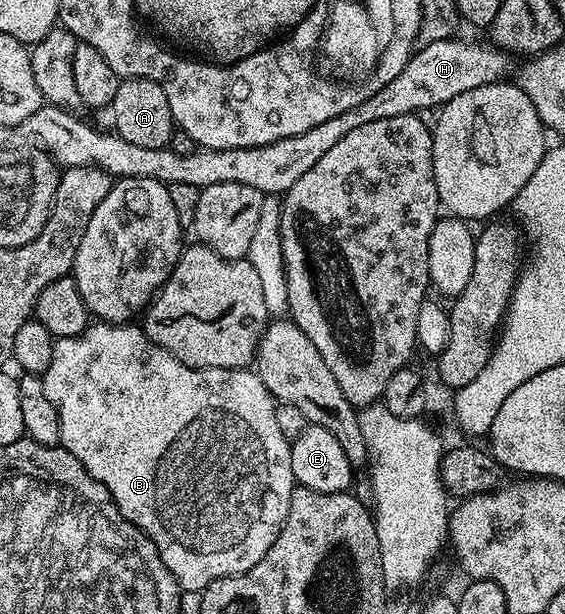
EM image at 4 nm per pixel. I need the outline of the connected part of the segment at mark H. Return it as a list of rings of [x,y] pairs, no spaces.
[[[452,39],[449,41],[434,41],[428,45],[416,48],[412,53],[409,63],[405,63],[405,71],[397,75],[395,79],[377,91],[377,95],[370,95],[365,99],[365,103],[357,103],[357,107],[349,107],[349,111],[341,111],[334,119],[329,119],[326,123],[319,123],[309,131],[301,135],[293,135],[289,139],[277,139],[277,143],[269,143],[265,147],[249,147],[248,149],[201,149],[196,148],[193,155],[177,155],[177,151],[172,149],[150,149],[149,147],[137,147],[137,143],[129,143],[121,139],[119,134],[114,131],[101,133],[91,125],[86,125],[79,117],[74,117],[74,112],[58,105],[43,104],[36,113],[29,115],[21,126],[22,132],[25,131],[32,137],[34,144],[38,148],[46,151],[51,160],[60,167],[72,169],[82,165],[95,165],[111,174],[112,178],[136,177],[137,179],[153,179],[160,181],[162,185],[168,186],[173,183],[189,183],[199,190],[209,187],[213,183],[245,183],[249,187],[257,187],[265,195],[282,195],[287,192],[321,155],[326,155],[336,143],[349,131],[354,131],[356,127],[361,127],[364,123],[373,123],[377,119],[393,119],[393,115],[405,115],[413,113],[422,114],[422,109],[438,110],[449,99],[457,99],[457,95],[465,95],[465,91],[473,91],[473,87],[485,87],[493,85],[504,80],[503,77],[510,67],[512,58],[503,50],[490,43],[482,45],[479,41],[459,41]]]

